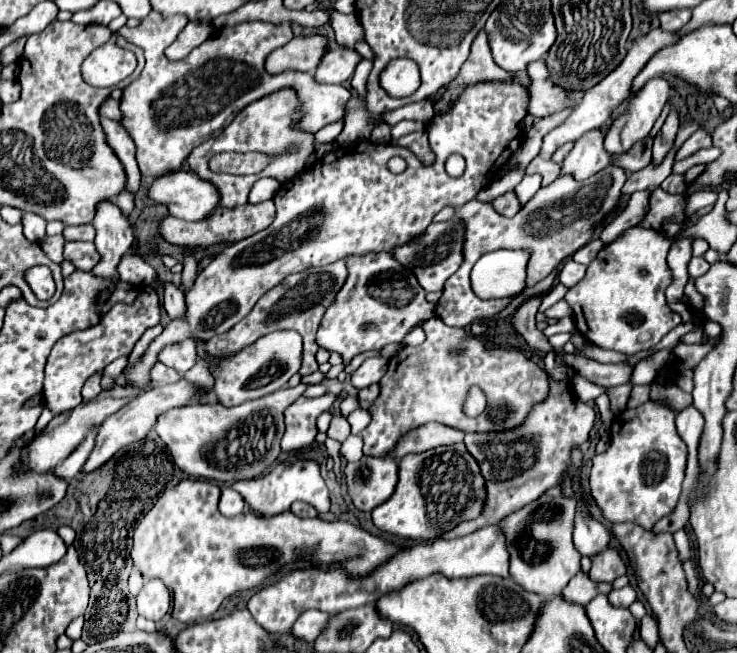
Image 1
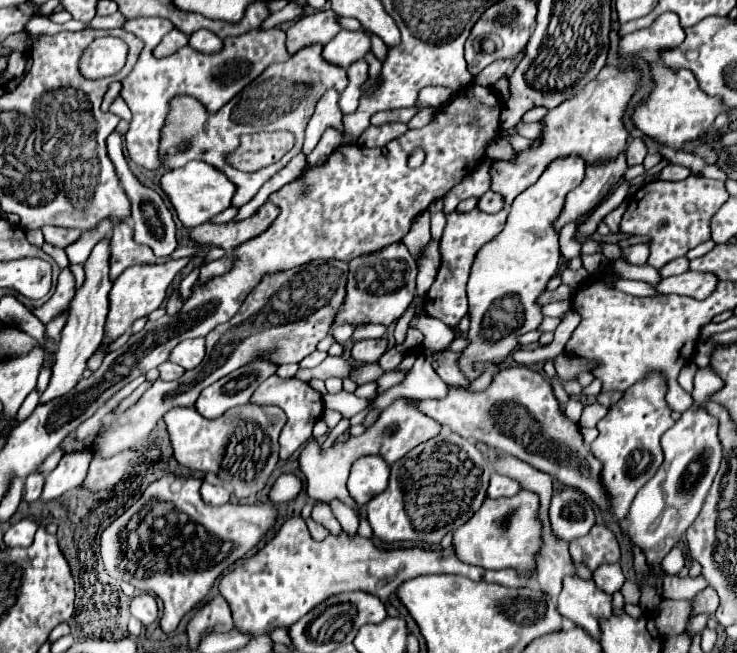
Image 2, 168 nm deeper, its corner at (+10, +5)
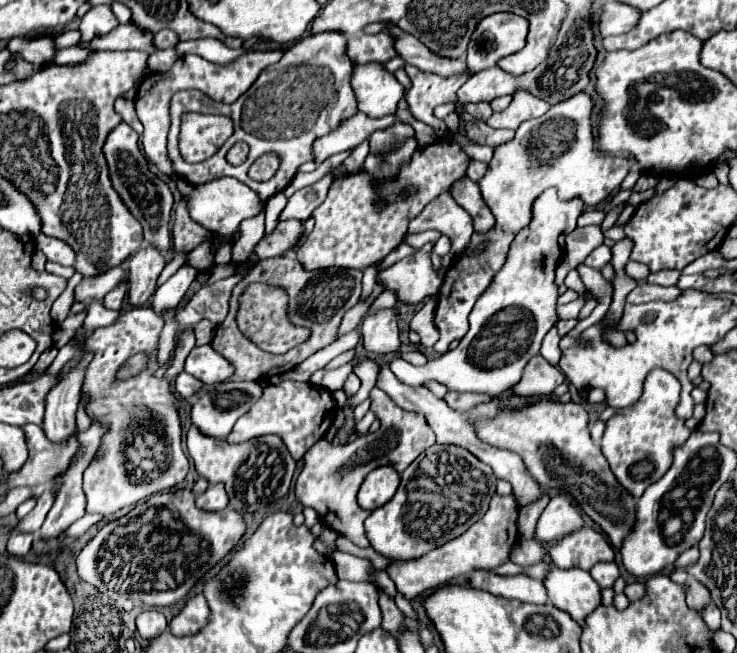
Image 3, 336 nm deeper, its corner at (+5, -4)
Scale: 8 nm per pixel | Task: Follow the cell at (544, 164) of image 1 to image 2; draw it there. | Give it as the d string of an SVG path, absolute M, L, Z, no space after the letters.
M496 138L487 146L486 155L493 160L514 160L517 152L505 139Z

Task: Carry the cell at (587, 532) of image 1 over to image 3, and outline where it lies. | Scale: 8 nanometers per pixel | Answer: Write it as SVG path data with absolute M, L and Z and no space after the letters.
M558 495L552 497L548 507L542 511L536 525L536 535L546 545L554 545L556 539L562 539L570 535L570 531L582 527L584 527L584 519L574 507L574 503L566 495Z

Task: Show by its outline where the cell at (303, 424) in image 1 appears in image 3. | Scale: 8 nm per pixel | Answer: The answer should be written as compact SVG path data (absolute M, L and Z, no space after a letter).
M280 381L278 385L268 385L262 393L262 397L250 407L246 415L242 415L232 433L228 435L228 443L242 443L252 437L260 437L266 433L276 433L282 437L284 445L288 447L290 455L300 461L304 453L324 437L328 427L332 425L336 411L336 401L330 391L324 387L310 389L310 383L296 383L296 381Z

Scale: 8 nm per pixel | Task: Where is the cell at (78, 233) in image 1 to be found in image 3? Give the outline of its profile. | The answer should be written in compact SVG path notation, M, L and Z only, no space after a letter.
M38 235L36 237L36 247L50 259L56 261L60 265L74 265L74 251L68 243L62 243L54 237L46 237L46 235Z

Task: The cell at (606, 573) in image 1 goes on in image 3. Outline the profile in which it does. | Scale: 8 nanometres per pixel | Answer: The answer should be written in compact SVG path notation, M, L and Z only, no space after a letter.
M582 527L566 535L554 547L550 547L548 555L552 563L560 569L570 569L580 565L586 571L594 567L594 563L614 561L616 557L610 543L590 527Z

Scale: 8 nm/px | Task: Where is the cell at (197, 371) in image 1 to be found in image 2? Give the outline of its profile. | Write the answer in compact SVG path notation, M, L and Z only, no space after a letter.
M313 260L291 270L265 274L263 280L249 292L239 312L229 322L213 328L205 336L207 356L201 366L187 370L177 382L155 380L155 384L127 412L113 416L113 420L105 420L101 428L85 440L77 440L75 434L65 436L59 444L59 450L73 454L77 450L91 448L97 456L109 458L145 440L171 408L193 406L203 388L235 372L237 368L247 366L259 358L265 358L277 366L301 362L315 350L319 340L327 336L337 310L343 306L347 274L349 266L341 260Z

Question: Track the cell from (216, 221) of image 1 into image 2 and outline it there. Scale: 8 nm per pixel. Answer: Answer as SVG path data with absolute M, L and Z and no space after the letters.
M267 202L259 208L259 212L255 216L251 216L243 222L227 222L223 226L207 224L205 228L193 228L191 236L197 244L221 246L225 252L231 252L237 246L241 246L243 242L263 234L263 230L267 230L277 216L279 216L279 208L271 202Z

